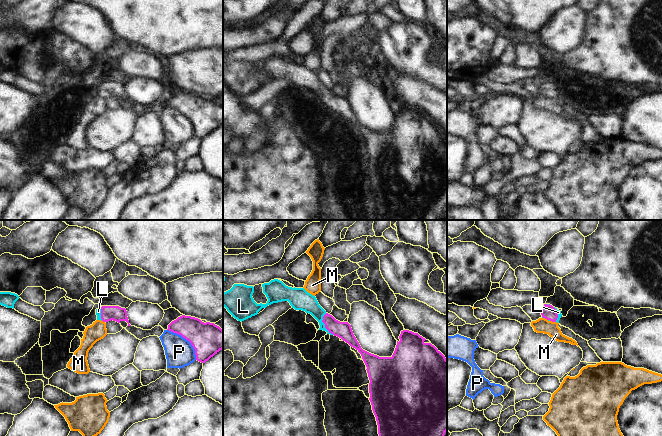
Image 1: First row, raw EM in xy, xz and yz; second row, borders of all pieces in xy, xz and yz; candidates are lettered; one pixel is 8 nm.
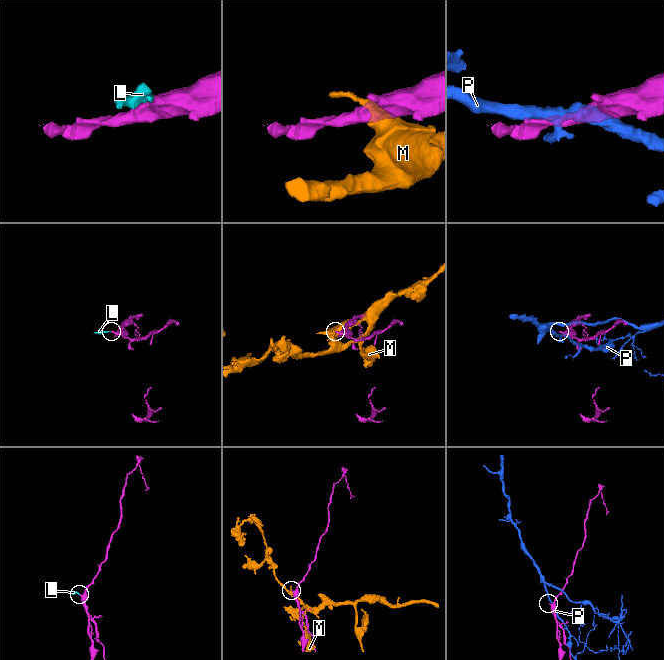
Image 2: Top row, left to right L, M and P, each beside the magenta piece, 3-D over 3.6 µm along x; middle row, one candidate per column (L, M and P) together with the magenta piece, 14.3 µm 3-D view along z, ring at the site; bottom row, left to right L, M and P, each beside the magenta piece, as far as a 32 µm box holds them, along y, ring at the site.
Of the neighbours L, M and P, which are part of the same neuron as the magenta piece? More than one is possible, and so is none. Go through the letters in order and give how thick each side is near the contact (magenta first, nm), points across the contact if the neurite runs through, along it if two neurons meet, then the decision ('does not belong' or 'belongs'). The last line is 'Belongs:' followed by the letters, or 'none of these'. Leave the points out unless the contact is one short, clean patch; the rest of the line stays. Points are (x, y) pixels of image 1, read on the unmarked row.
L: 140/150 nm | across xz (343, 106), (324, 99), (322, 94), (304, 77) | belongs
M: 120/120 nm | along yz (550, 96), (555, 98) | does not belong
P: 260/220 nm | does not belong
Belongs: L

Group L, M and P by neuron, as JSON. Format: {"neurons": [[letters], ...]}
{"neurons": [["L"], ["M"], ["P"]]}

